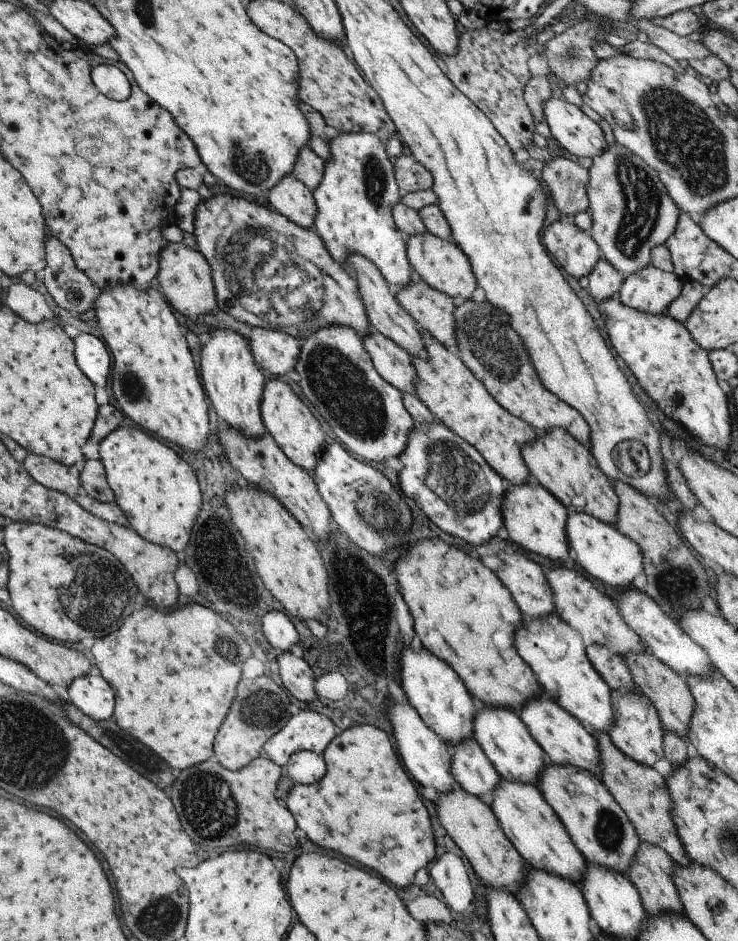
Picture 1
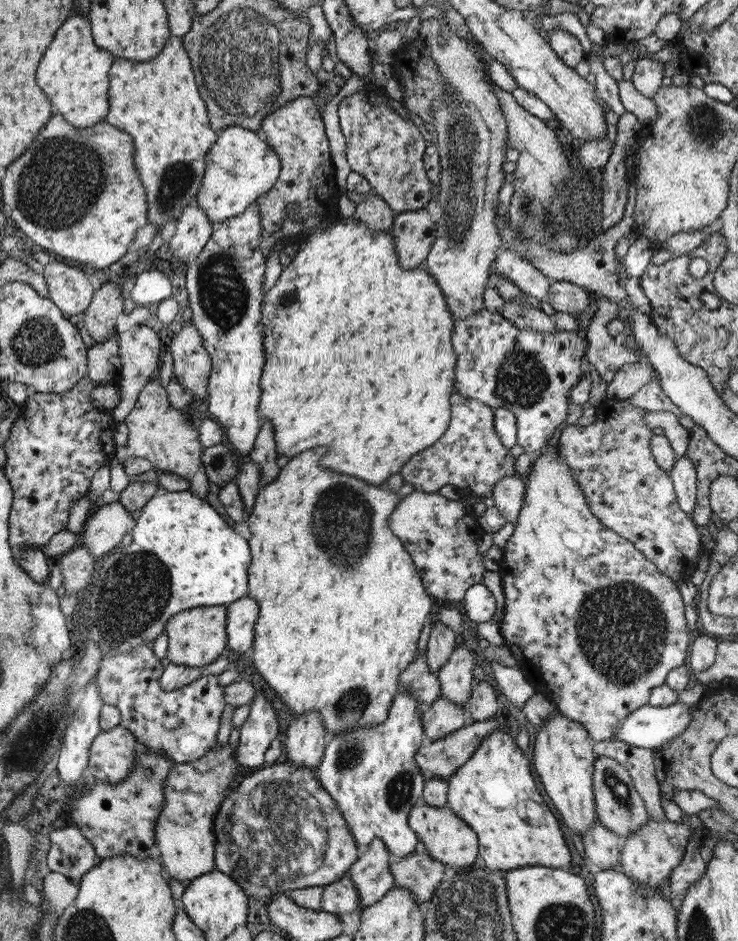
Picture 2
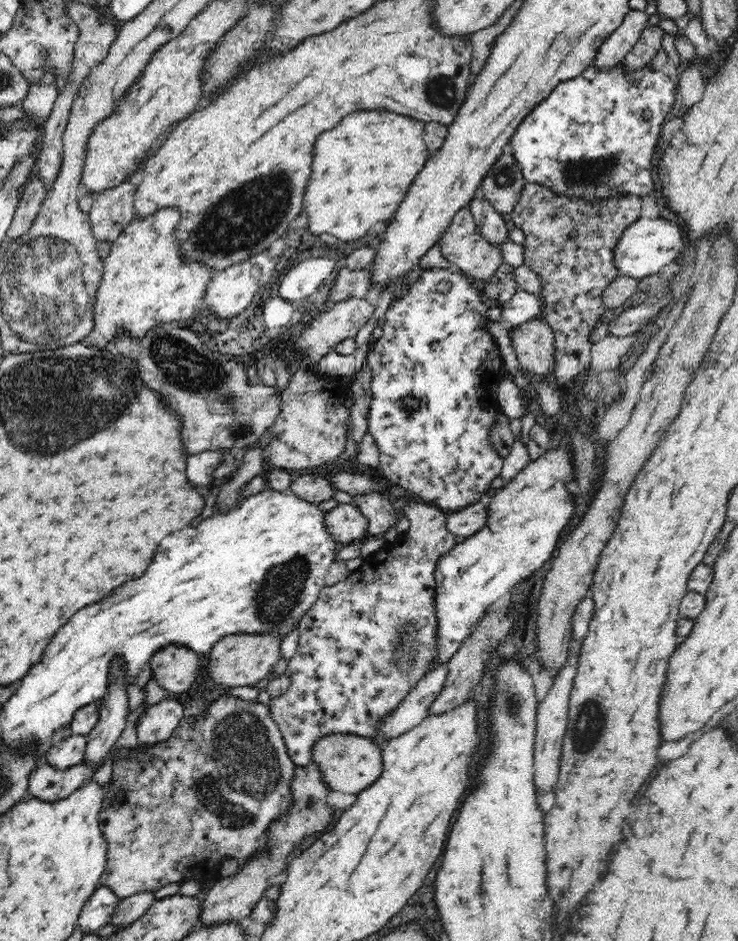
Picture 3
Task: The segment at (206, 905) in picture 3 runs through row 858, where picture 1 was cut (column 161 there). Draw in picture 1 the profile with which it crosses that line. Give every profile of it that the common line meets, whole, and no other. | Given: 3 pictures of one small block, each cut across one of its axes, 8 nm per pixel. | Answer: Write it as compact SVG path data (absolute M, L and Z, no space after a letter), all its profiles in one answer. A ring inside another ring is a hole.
M165 243L158 254L158 288L173 310L188 320L197 320L202 314L216 308L215 291L208 262L201 253L183 243Z

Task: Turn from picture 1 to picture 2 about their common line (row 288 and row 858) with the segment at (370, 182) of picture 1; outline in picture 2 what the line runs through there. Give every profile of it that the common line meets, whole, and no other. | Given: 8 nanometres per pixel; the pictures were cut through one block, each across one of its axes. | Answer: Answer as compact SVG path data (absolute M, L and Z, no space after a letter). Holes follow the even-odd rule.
M399 691L392 698L385 720L376 725L348 728L334 735L327 735L324 753L315 768L316 779L337 805L349 827L356 845L363 849L373 837L383 841L392 859L401 858L419 848L417 835L407 824L408 812L422 796L424 776L414 762L414 754L426 742L420 716L423 709L417 706L416 698L407 691Z

